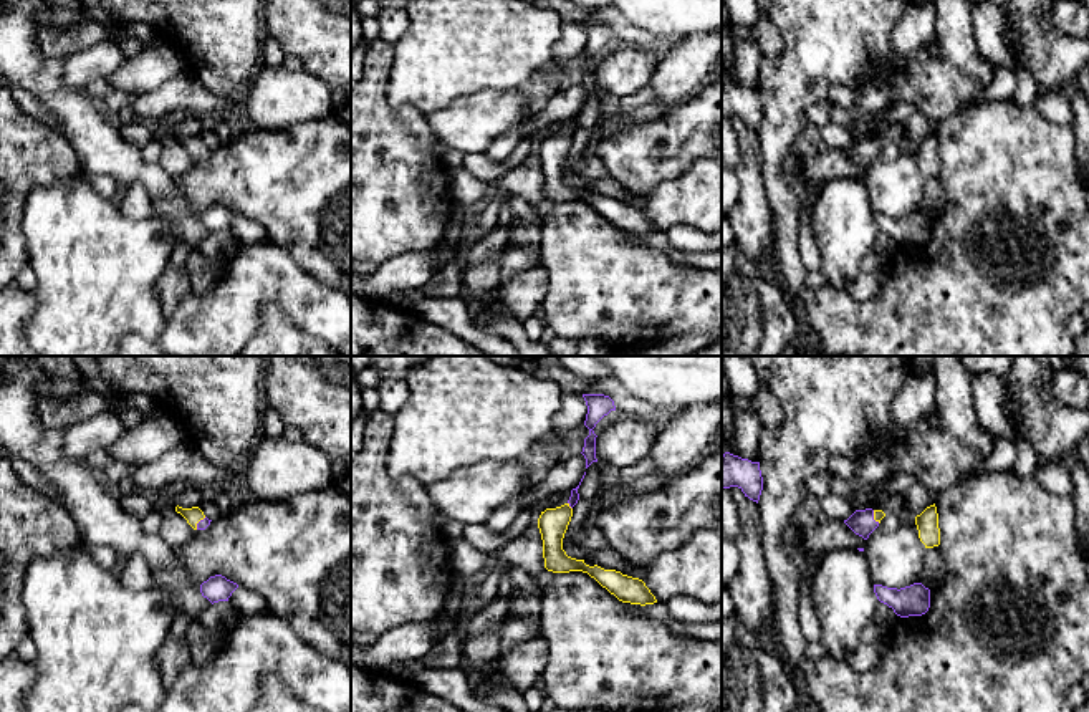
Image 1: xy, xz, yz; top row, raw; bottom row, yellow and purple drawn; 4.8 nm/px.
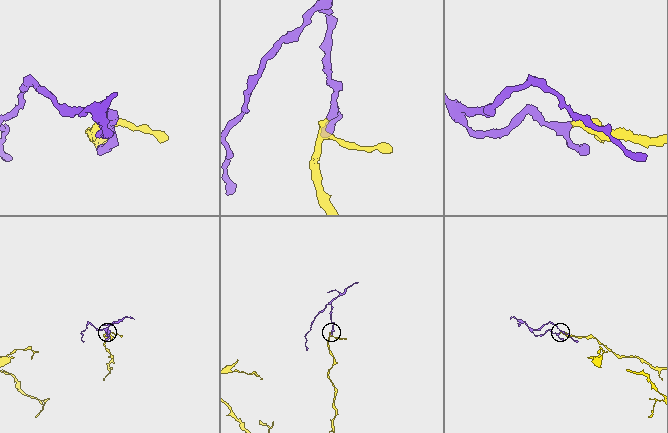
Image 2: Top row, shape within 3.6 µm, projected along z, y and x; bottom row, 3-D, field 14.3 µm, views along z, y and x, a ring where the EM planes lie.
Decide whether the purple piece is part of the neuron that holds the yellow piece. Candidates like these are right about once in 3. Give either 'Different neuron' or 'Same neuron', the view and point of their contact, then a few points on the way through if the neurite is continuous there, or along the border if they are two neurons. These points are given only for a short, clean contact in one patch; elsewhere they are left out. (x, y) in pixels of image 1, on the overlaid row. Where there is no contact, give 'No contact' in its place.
Same neuron. Touches yellow at xz (568, 505). Path across: xz (553, 522), (568, 505), (575, 495)

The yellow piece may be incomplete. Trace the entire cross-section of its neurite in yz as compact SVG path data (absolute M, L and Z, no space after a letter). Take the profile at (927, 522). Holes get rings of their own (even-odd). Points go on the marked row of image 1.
M935 503L927 507L920 515L915 517L919 538L925 548L940 545L938 513Z

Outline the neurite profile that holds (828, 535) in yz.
M824 520L811 527L803 527L801 532L801 551L808 555L823 556L828 551L837 548L864 548L866 540L856 535L844 522L841 520Z

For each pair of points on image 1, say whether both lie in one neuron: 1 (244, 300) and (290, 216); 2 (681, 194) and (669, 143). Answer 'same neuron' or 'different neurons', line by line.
1: different neurons
2: different neurons

